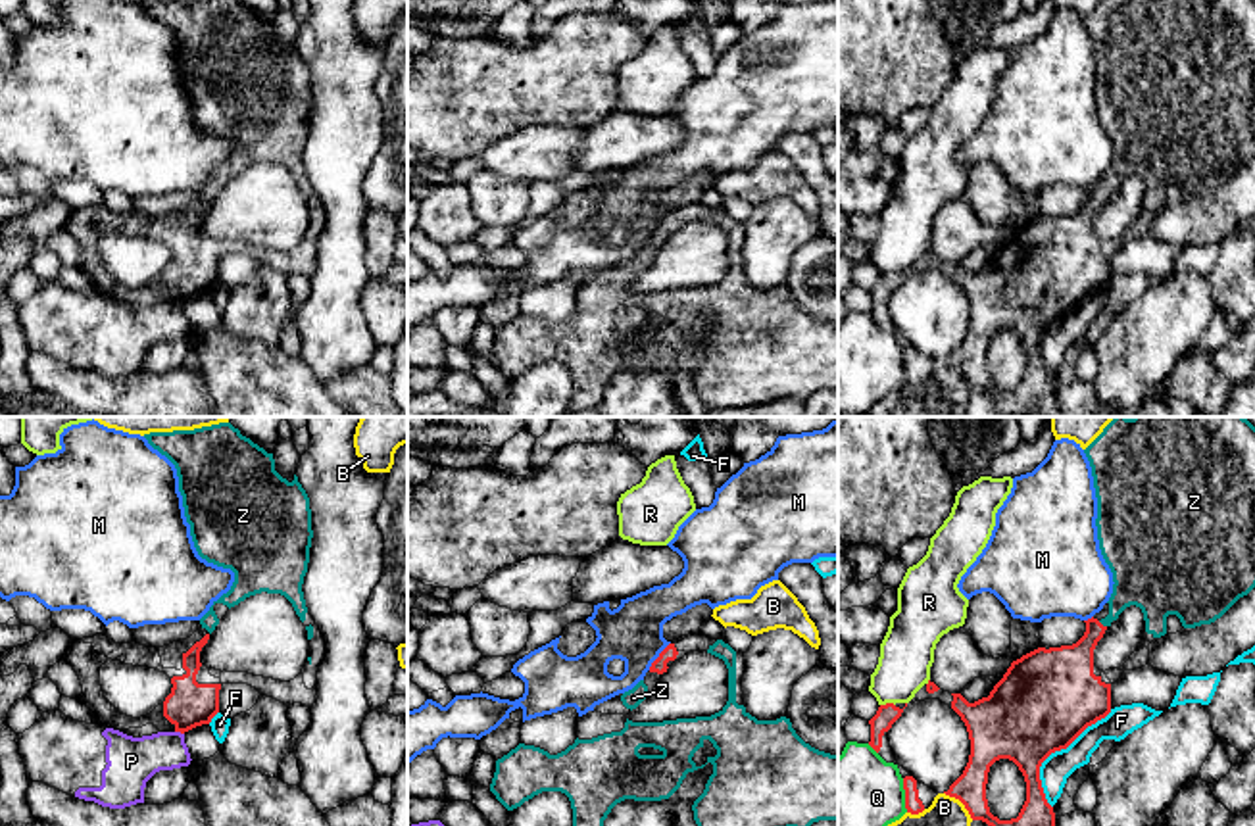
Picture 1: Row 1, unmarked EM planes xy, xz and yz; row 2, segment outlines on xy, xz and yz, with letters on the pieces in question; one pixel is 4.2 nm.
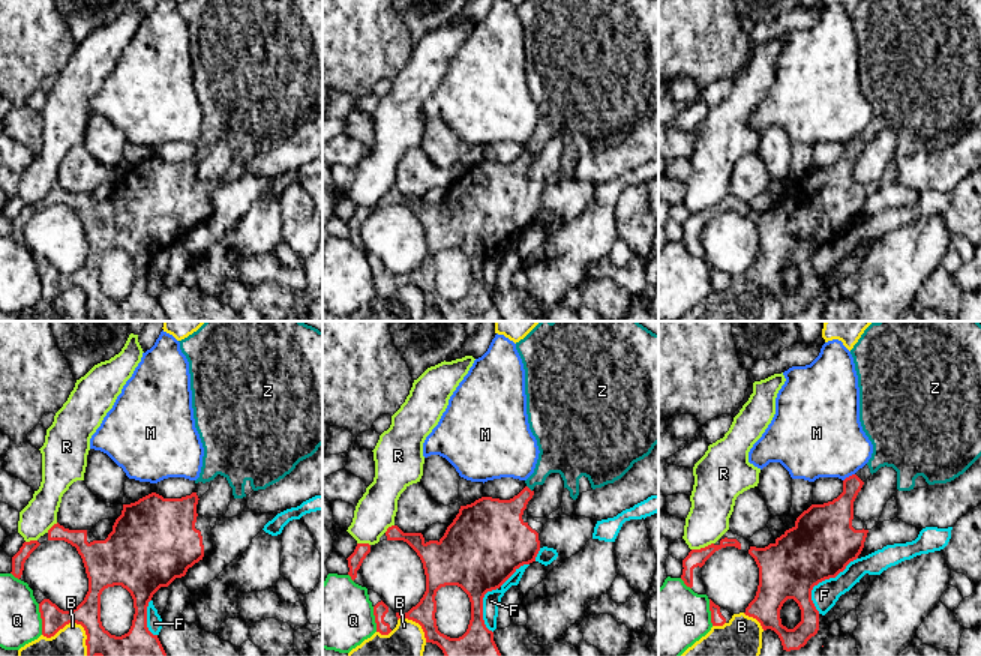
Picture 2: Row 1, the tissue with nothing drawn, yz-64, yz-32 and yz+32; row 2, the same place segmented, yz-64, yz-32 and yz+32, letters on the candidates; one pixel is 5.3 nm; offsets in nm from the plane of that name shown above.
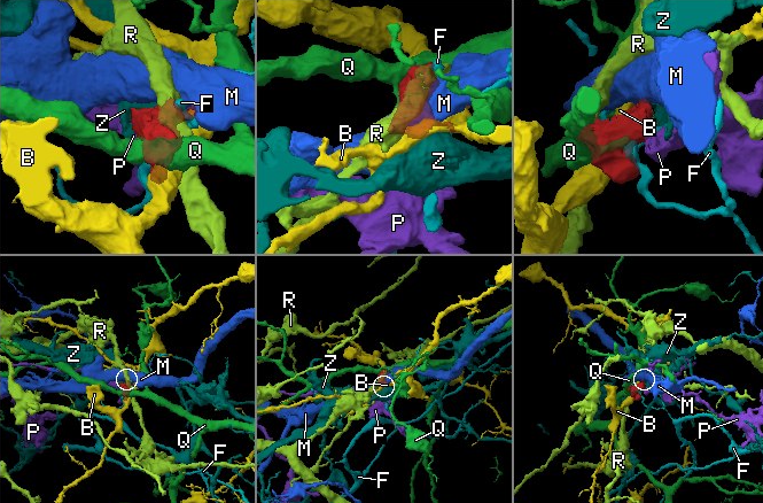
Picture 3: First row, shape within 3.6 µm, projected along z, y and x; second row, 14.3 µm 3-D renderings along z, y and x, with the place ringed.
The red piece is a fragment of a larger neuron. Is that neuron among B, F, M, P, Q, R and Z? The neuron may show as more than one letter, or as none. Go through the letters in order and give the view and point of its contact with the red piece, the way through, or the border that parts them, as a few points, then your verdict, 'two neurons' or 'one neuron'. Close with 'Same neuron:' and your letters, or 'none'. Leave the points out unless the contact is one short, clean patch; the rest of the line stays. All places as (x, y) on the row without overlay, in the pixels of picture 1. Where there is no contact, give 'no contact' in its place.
B: yz (961, 371) | two neurons
F: yz (1054, 321) | two neurons
M: xz (660, 225) | along xz (669, 212), (648, 239) | two neurons
P: xy (179, 300) | along xy (175, 300), (183, 304) | two neurons
Q: yz (906, 365) | two neurons
R: yz (886, 273) | two neurons
Z: yz (1100, 193) | one neuron
Same neuron: Z

